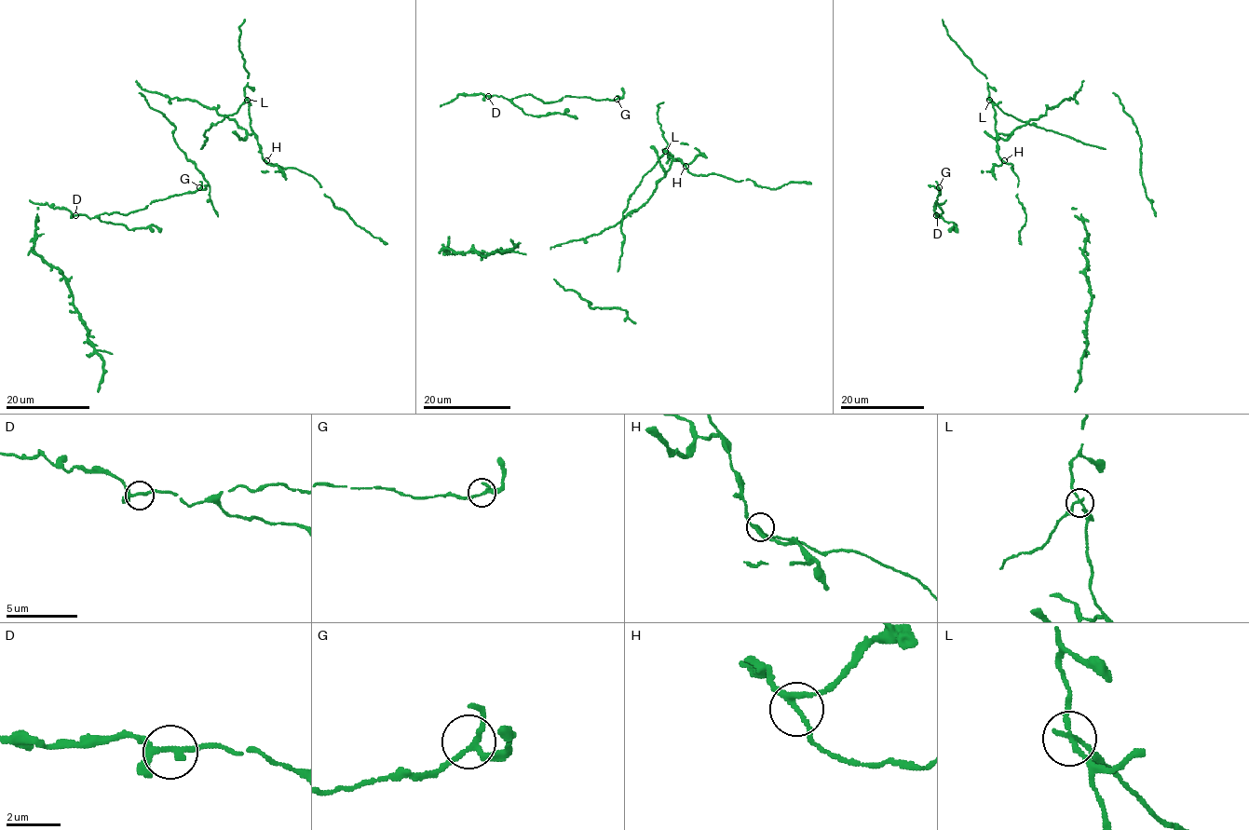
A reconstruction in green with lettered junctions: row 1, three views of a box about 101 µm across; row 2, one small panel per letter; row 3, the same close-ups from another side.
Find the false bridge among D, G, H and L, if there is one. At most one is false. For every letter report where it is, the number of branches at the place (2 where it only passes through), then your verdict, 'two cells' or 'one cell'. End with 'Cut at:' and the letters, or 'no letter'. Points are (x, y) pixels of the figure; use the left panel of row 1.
D: place (75, 215); branches 3; one cell
G: place (199, 187); branches 3; one cell
H: place (266, 160); branches 3; one cell
L: place (247, 100); branches 3; two cells
Cut at: L

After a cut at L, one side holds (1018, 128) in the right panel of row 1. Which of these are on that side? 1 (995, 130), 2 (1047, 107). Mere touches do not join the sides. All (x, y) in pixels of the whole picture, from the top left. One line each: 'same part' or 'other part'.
1: same part
2: same part

